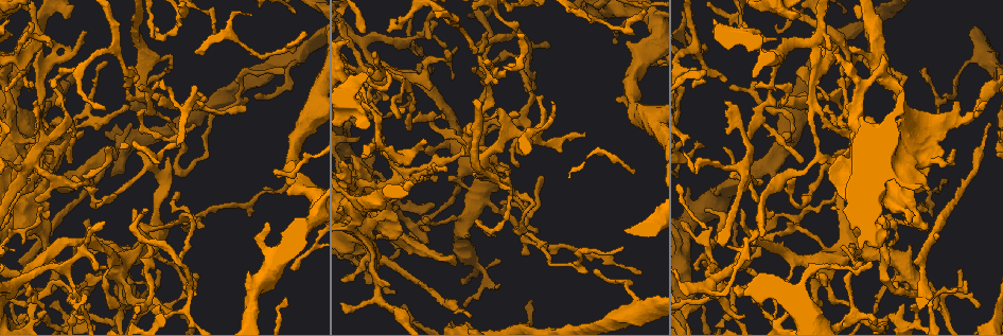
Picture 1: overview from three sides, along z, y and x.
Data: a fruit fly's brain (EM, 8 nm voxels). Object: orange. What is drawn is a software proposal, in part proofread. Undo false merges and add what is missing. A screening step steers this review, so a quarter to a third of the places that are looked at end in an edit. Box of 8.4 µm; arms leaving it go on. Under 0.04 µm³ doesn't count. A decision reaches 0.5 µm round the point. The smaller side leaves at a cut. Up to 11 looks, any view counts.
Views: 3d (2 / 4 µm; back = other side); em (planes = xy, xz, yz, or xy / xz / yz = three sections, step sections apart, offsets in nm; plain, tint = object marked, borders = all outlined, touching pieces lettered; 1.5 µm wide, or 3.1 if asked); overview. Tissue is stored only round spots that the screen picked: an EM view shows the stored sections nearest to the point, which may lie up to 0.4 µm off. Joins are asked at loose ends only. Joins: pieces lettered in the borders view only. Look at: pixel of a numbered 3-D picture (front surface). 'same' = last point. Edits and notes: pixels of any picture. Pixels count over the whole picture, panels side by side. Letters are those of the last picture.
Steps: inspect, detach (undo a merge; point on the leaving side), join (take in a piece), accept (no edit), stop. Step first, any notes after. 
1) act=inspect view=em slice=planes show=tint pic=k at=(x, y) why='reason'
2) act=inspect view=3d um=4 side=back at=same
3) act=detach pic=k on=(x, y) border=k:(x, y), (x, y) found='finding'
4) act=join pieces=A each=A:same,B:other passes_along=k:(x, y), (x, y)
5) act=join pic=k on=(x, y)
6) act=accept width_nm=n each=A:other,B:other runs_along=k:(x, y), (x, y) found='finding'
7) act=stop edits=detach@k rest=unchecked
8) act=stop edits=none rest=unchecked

act=inspect view=3d um=4 pic=1 at=(731, 291) why='abrupt turn'

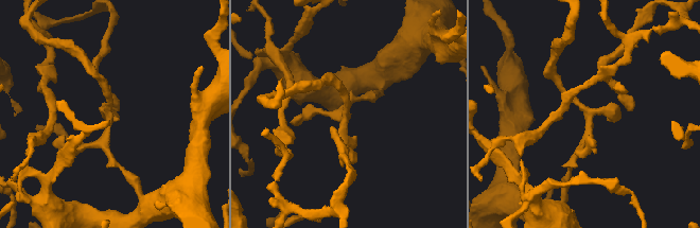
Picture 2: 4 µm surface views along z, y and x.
act=inspect view=em slice=planes show=tint pic=2 at=(590, 116) why='shape alone is not enough'

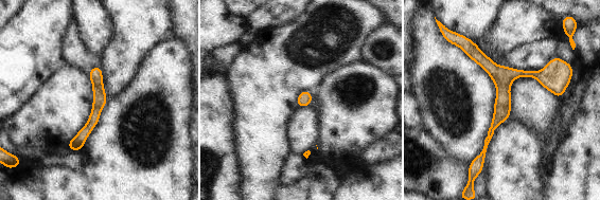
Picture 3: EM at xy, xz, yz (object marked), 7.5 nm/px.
act=inspect view=em slice=planes show=borders at=same

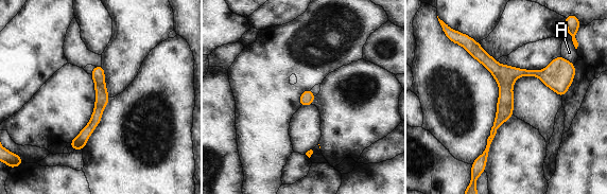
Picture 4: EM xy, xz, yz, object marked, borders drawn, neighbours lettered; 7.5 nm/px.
act=accept each=A:other found='continuous, no second neuron'

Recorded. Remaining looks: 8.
act=inspect view=3d um=2 pic=1 at=(515, 232) why='sharp bend'

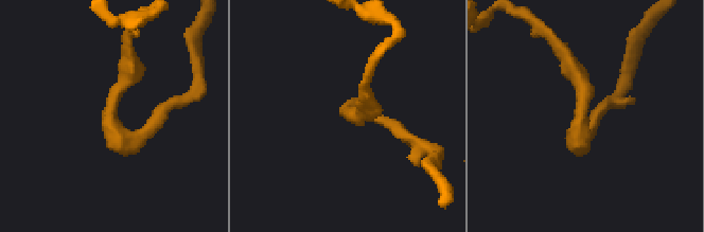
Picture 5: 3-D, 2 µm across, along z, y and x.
act=inspect view=em slice=yz step=4 show=borders pic=5 at=(116, 135)

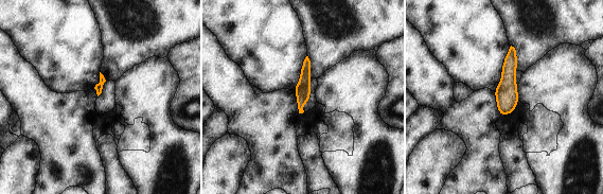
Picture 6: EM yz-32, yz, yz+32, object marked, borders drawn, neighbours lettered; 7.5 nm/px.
act=inspect view=em slice=planes show=borders at=same

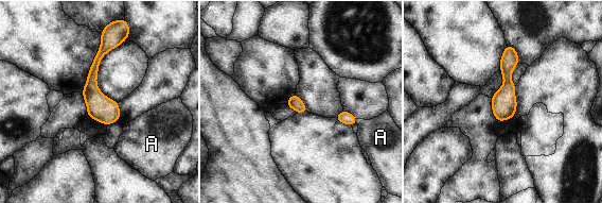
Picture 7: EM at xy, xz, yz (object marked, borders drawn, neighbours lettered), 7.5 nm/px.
act=accept each=A:other runs_along=7:(103, 38), (92, 96), (108, 121) found='continuous, no second neuron'

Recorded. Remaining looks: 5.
act=inspect view=3d um=4 pic=1 at=(622, 246)

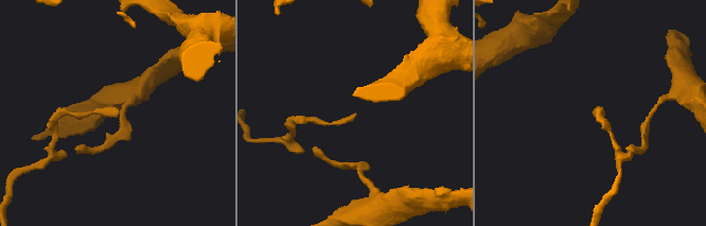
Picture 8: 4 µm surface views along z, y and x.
act=inspect view=em slice=xz step=8 show=tint pic=8 at=(593, 115)

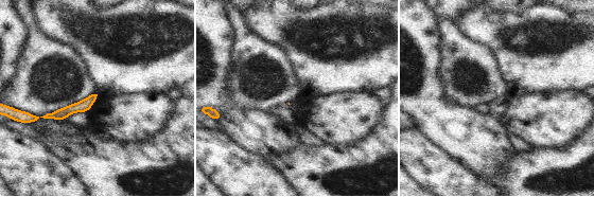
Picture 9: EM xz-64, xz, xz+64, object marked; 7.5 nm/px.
act=inspect view=em slice=xy step=4 show=borders at=same

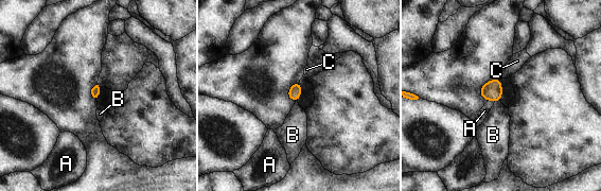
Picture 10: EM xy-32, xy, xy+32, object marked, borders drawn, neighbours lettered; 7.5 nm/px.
act=accept each=A:other,B:other,C:other border=10:(499, 100), (494, 103) found='no lettered piece goes on from it'

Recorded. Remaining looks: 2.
act=inspect view=em slice=planes show=borders pic=1 at=(478, 223) why='branch stops here'

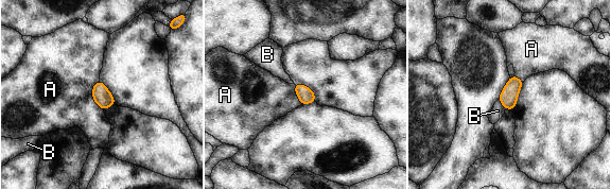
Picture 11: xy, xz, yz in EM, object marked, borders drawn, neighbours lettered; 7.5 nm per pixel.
act=accept width_nm=120 longest_contact=A:240nm each=A:other,B:other found='none of them fits'

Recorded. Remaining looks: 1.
act=stop edits=none rest=unchecked

